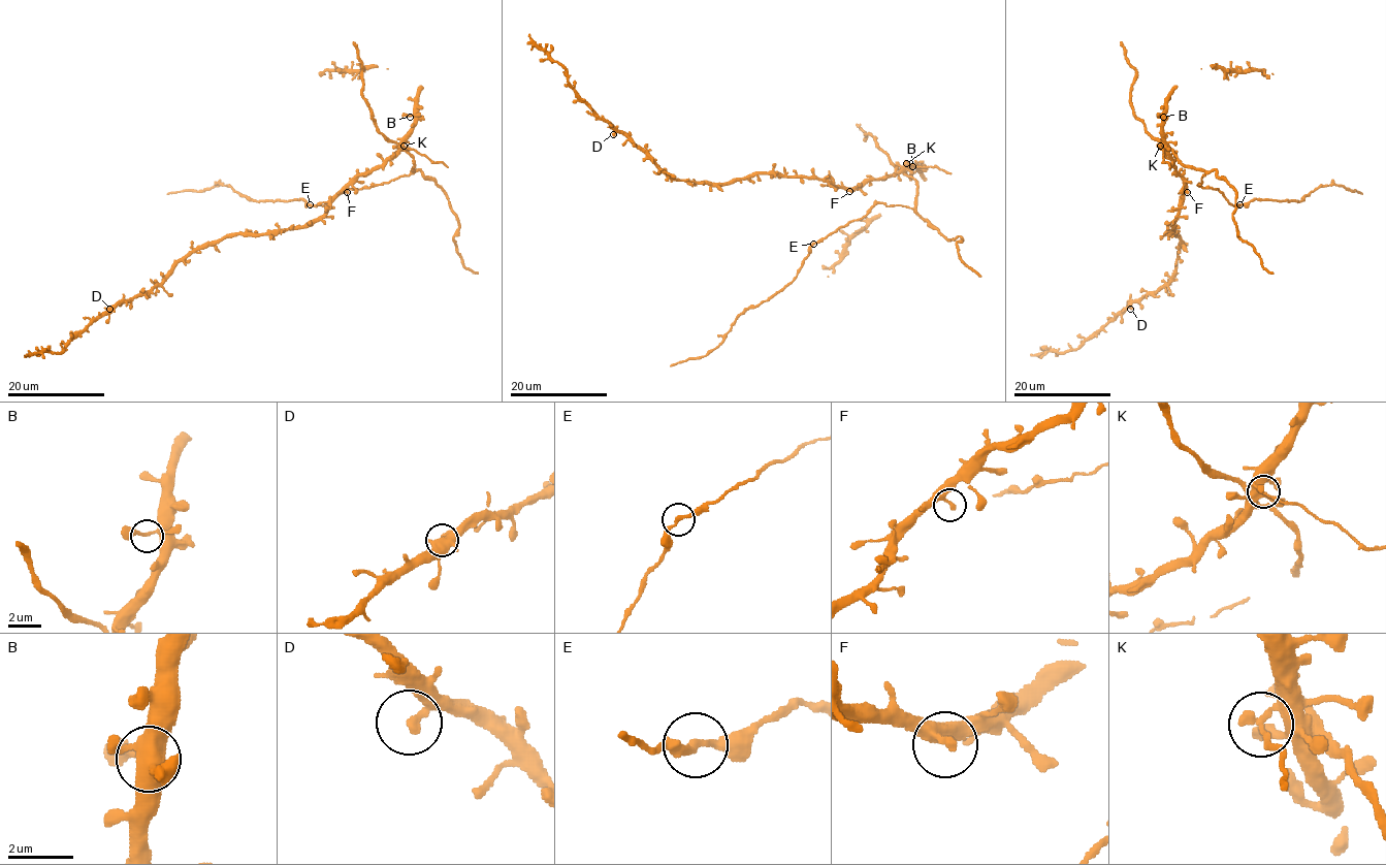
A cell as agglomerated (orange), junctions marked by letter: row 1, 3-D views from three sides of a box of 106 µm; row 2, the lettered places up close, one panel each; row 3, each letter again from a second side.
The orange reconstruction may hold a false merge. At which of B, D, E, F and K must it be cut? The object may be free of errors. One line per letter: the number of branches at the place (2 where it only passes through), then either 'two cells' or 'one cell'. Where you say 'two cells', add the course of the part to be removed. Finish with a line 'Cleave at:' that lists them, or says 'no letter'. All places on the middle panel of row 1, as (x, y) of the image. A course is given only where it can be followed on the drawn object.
B: branches 2; one cell
D: branches 1; one cell
E: branches 2; one cell
F: branches 2; one cell
K: branches 2; two cells; course (907, 163), (936, 166), (951, 173)
Cleave at: K

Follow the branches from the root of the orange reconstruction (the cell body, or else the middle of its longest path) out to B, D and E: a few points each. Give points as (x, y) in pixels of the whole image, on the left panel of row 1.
B: (350, 182), (381, 167), (396, 153), (400, 140), (414, 124), (414, 117), (410, 117)
D: (350, 182), (321, 216), (302, 226), (260, 234), (233, 234), (198, 245), (161, 283), (109, 309)
E: (350, 182), (400, 151), (414, 159), (408, 175), (348, 188), (329, 202), (310, 205)

